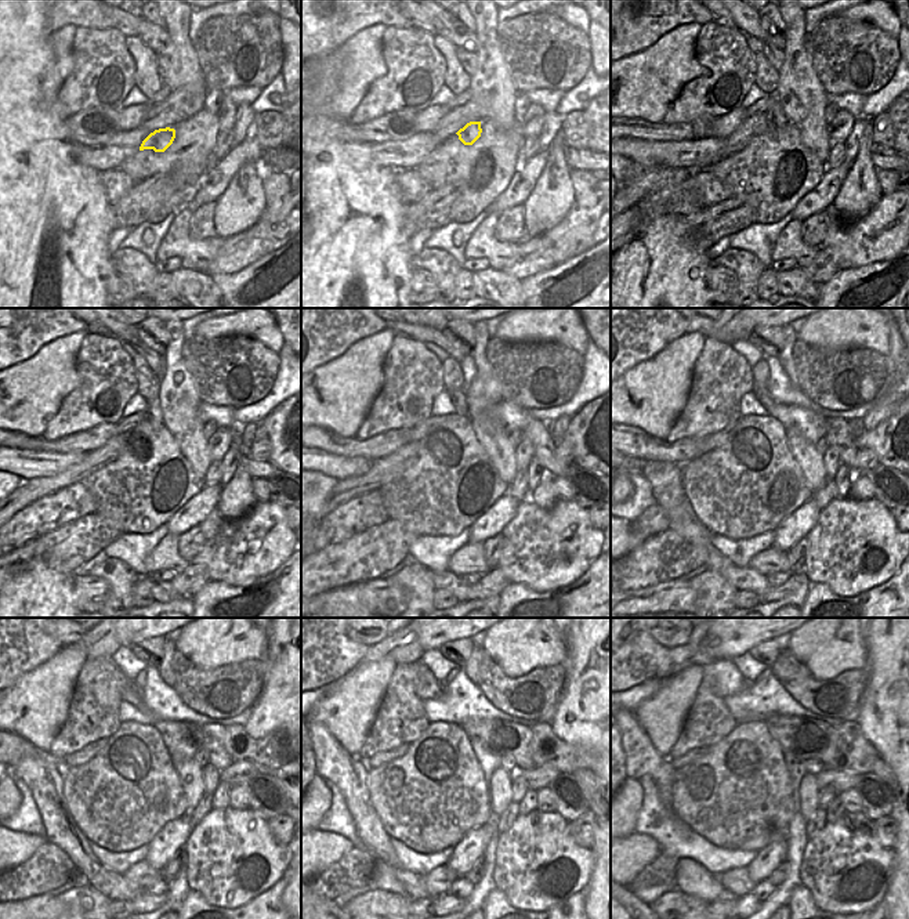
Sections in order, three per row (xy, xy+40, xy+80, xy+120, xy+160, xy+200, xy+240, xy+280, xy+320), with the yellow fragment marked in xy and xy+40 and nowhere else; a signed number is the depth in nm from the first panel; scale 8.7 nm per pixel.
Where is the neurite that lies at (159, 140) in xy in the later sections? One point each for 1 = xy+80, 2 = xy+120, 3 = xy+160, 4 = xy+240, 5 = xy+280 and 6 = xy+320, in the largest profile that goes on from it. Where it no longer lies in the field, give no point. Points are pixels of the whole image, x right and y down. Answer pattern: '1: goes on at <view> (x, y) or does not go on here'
1: goes on at xy+80 (777, 120)
2: goes on at xy+120 (154, 408)
3: goes on at xy+160 (457, 397)
4: goes on at xy+240 (133, 694)
5: goes on at xy+280 (434, 688)
6: goes on at xy+320 (745, 683)

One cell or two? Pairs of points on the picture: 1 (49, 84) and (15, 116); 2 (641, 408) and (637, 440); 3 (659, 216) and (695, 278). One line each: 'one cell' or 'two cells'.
1: two cells
2: two cells
3: one cell

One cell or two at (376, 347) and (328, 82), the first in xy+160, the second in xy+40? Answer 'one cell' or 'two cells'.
two cells

